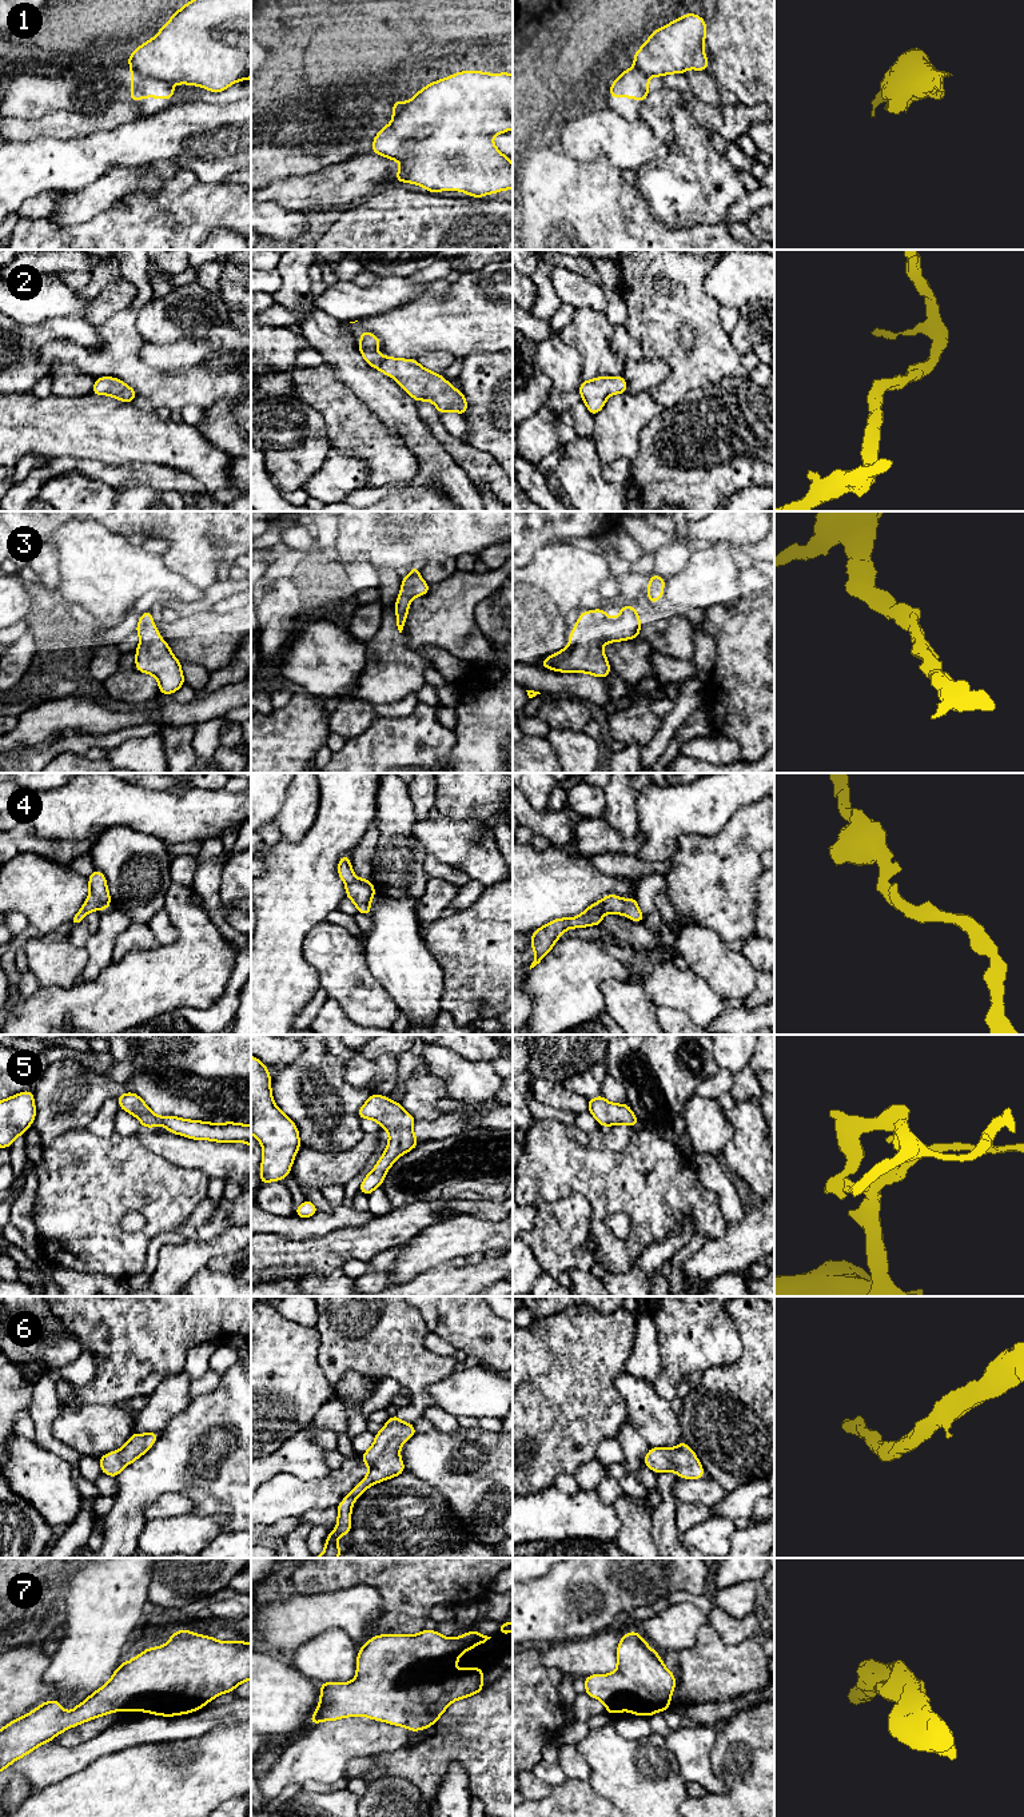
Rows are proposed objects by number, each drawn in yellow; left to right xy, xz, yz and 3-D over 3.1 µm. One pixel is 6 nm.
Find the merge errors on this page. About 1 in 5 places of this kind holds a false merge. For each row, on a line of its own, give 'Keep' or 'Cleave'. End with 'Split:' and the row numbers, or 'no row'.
1: Cleave
2: Keep
3: Keep
4: Keep
5: Keep
6: Keep
7: Cleave
Split: 1, 7

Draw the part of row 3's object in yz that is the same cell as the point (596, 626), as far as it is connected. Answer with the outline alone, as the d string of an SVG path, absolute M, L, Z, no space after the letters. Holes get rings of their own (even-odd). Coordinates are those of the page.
M634 605L618 609L618 618L610 618L602 609L581 611L569 635L571 643L546 657L539 666L559 673L589 673L607 678L611 670L601 645L638 638L642 627Z

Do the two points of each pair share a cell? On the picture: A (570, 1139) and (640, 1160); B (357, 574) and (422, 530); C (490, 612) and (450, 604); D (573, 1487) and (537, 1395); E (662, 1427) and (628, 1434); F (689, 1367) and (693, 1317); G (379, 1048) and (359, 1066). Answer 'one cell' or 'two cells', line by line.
A: one cell
B: two cells
C: two cells
D: two cells
E: two cells
F: one cell
G: two cells

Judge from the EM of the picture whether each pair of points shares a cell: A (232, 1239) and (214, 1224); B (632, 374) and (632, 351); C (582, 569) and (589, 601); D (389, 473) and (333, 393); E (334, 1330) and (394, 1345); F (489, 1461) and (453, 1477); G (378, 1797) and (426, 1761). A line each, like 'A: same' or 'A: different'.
A: different
B: different
C: different
D: same
E: same
F: same
G: different

